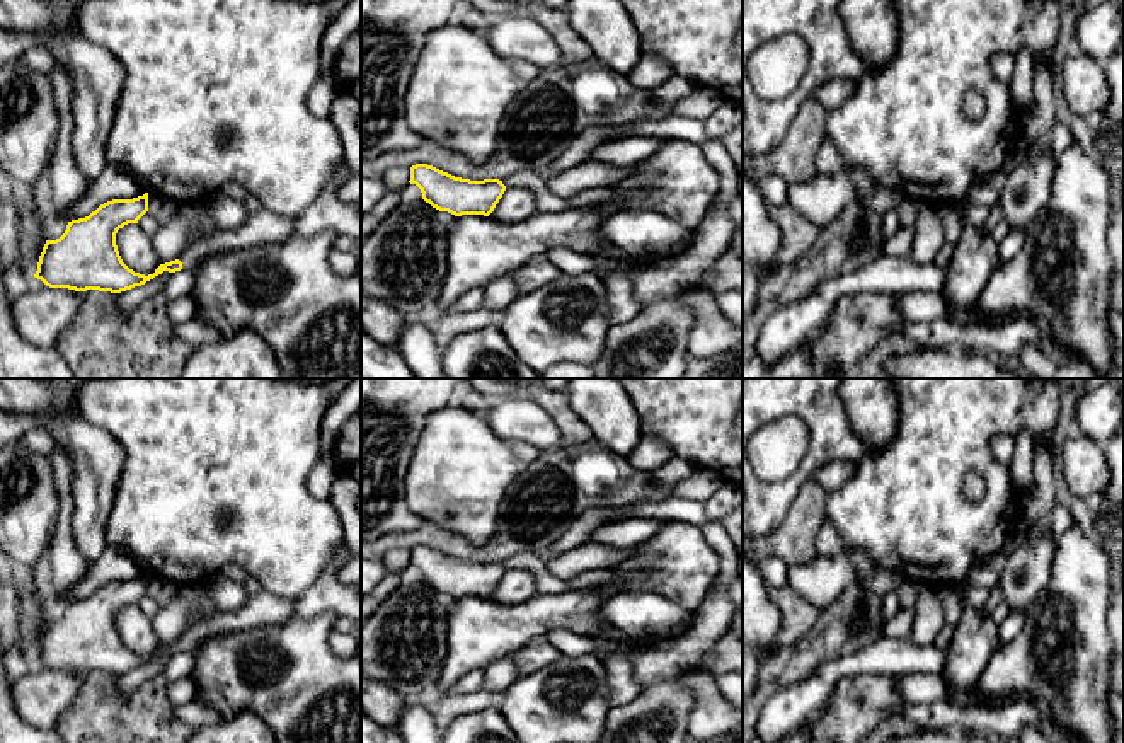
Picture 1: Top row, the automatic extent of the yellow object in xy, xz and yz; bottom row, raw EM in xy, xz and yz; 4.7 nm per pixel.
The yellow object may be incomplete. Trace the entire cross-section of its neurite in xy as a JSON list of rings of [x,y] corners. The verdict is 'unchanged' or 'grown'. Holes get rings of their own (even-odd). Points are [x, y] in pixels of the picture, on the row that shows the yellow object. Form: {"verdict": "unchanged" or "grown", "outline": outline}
{"verdict": "grown", "outline": [[[148,193],[133,199],[112,199],[85,218],[72,220],[56,240],[46,240],[34,278],[49,288],[121,293],[141,286],[163,271],[198,269],[206,259],[261,244],[281,244],[293,237],[293,220],[259,210],[237,230],[216,230],[191,252],[160,264],[153,274],[129,269],[118,251],[116,233],[148,211]]]}

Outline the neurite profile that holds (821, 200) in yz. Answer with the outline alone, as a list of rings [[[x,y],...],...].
[[[845,170],[833,176],[817,174],[812,182],[789,182],[787,187],[787,206],[817,228],[831,223],[855,198],[857,193]]]

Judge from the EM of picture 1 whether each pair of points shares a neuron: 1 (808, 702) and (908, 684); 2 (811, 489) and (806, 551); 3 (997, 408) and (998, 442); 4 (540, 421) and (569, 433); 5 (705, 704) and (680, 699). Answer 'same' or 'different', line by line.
1: different
2: same
3: different
4: different
5: different

